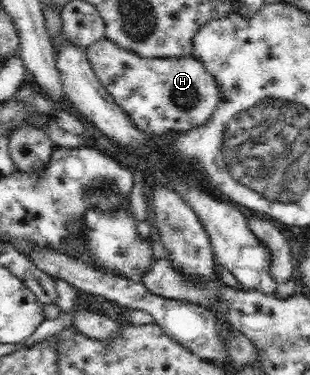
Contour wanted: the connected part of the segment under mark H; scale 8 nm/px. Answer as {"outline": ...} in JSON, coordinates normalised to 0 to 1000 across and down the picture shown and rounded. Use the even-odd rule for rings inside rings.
{"outline":[[[332,101],[277,128],[277,147],[326,224],[416,307],[448,347],[552,357],[655,336],[700,288],[706,232],[658,171],[610,155],[461,155]]]}

